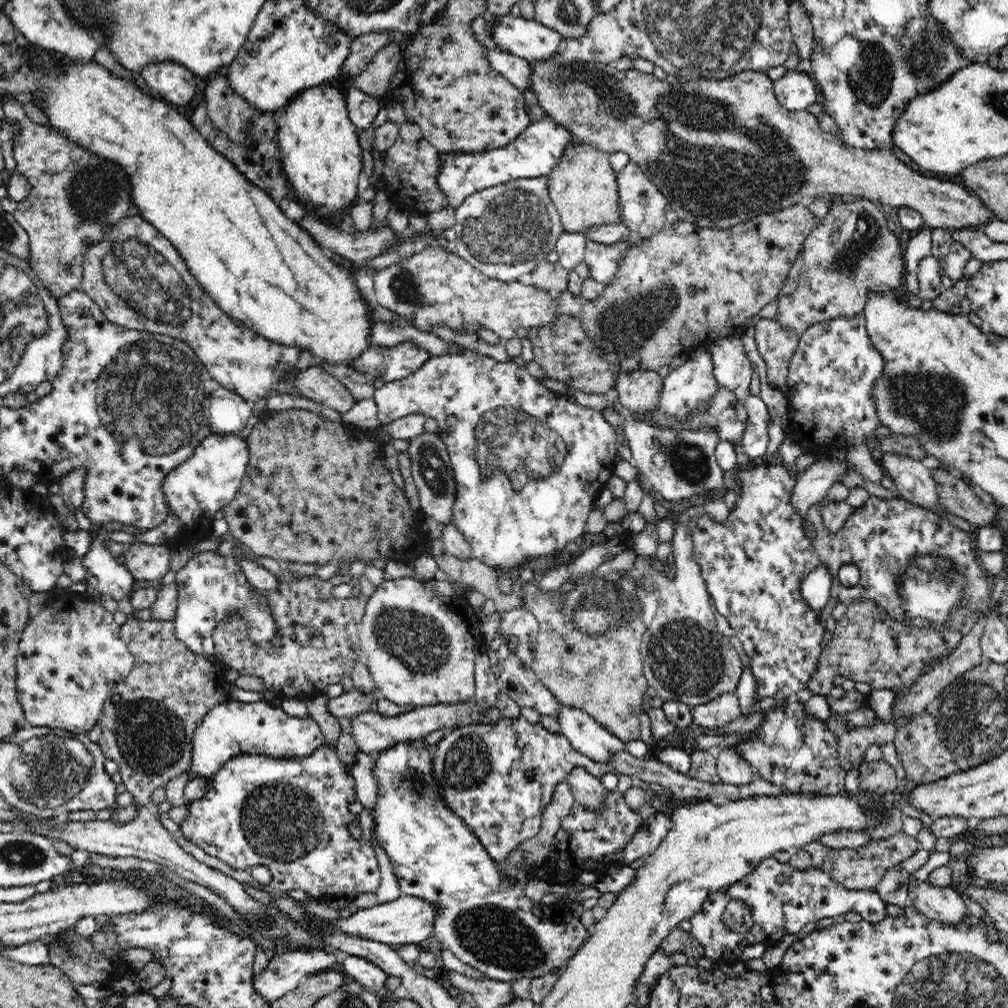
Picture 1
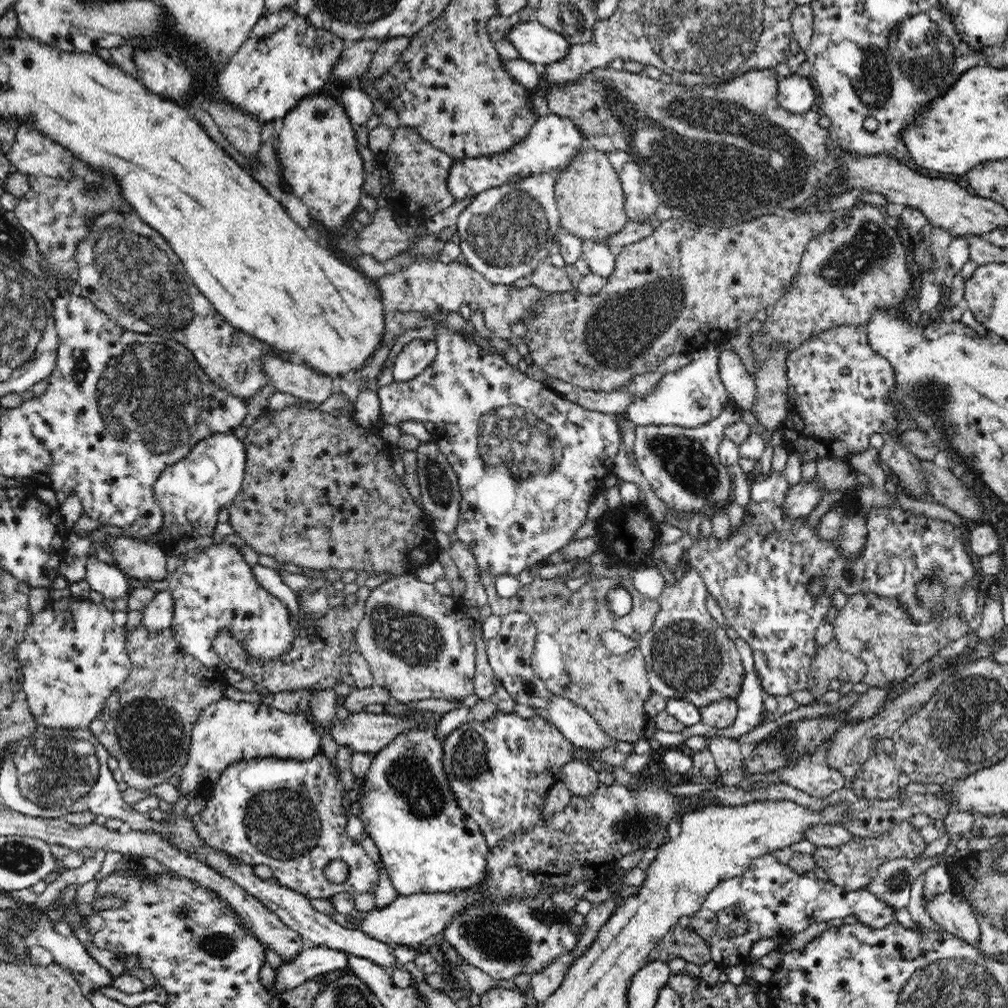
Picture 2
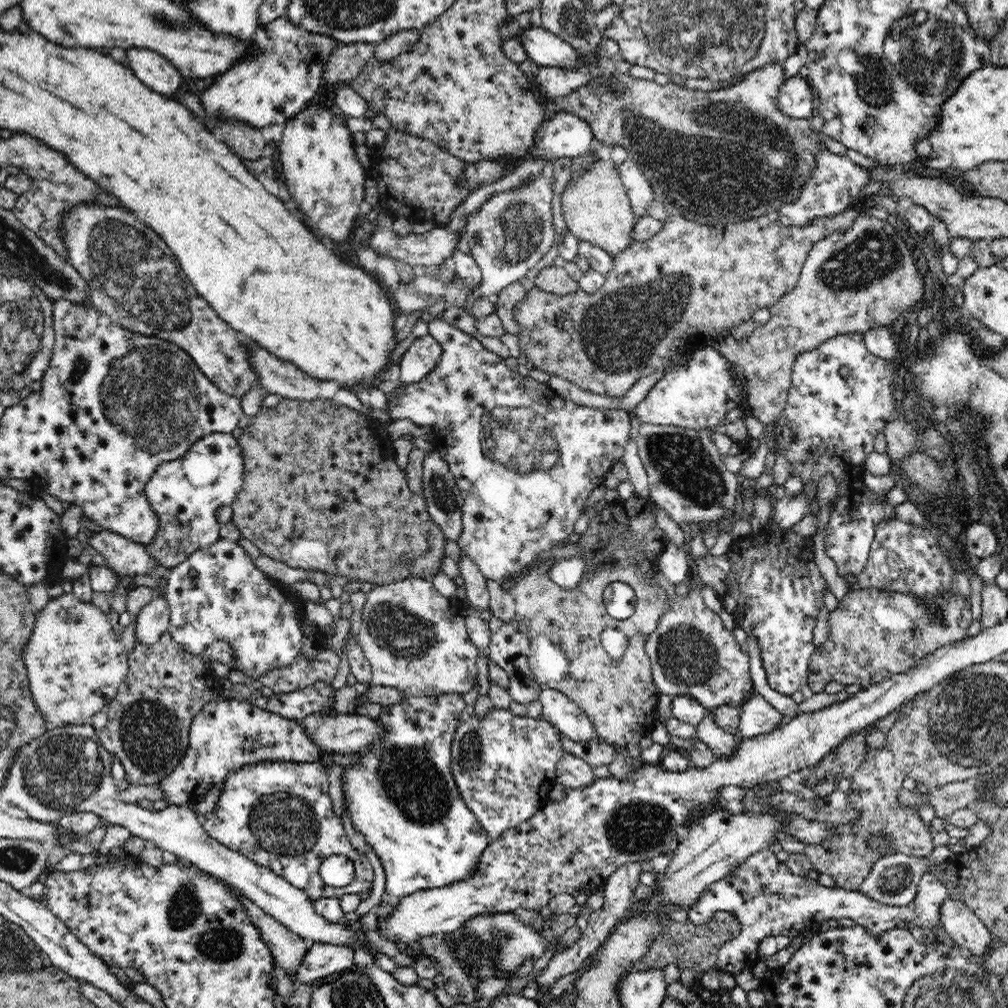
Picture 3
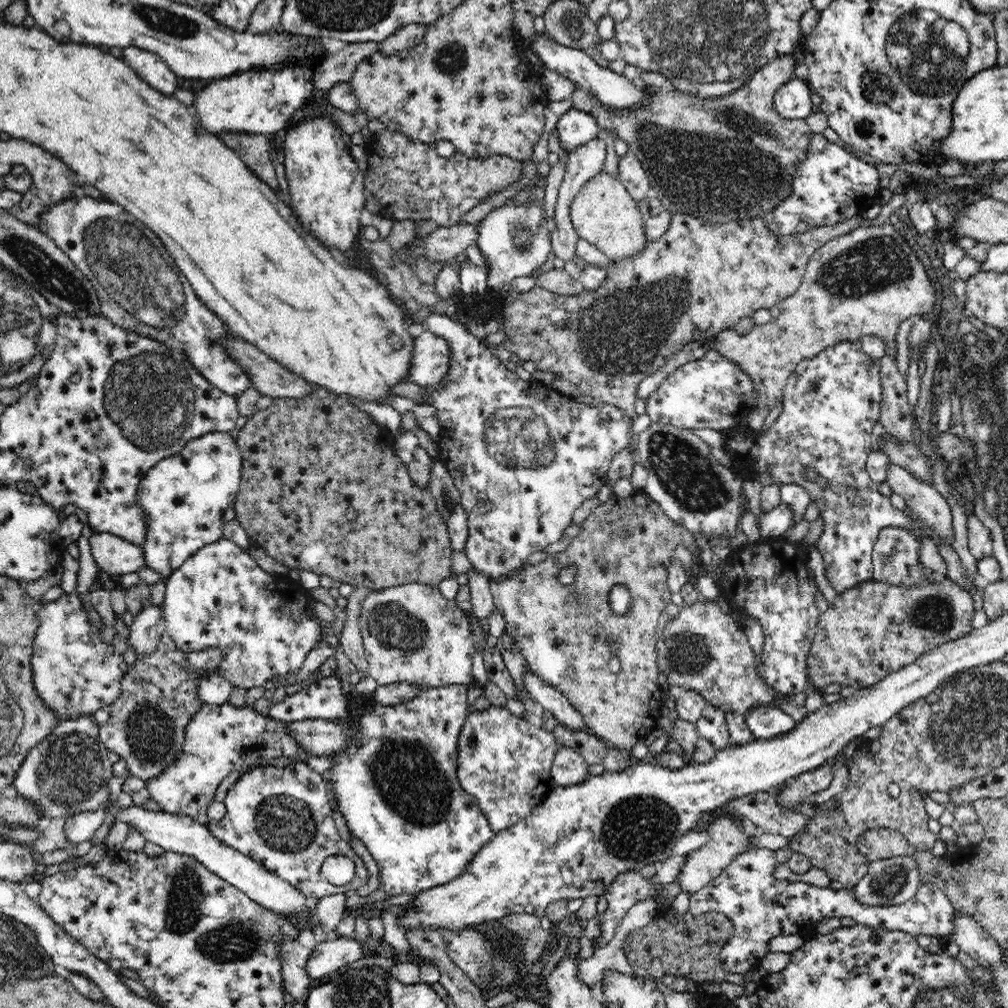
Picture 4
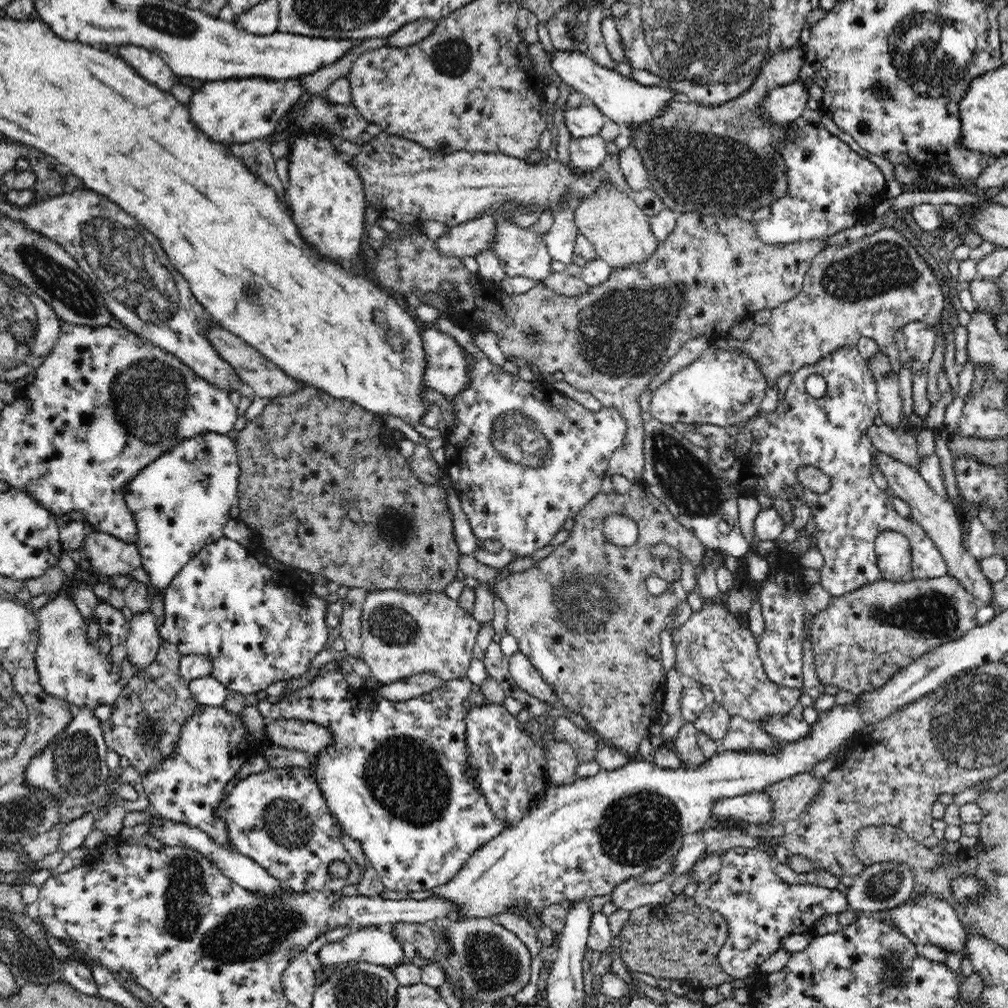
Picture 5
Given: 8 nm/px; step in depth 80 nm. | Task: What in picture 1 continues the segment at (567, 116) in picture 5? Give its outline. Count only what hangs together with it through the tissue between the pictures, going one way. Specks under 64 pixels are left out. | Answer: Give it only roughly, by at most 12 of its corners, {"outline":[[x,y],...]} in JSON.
{"outline":[[546,116],[510,144],[440,153],[450,208],[515,179],[546,177],[575,138]]}

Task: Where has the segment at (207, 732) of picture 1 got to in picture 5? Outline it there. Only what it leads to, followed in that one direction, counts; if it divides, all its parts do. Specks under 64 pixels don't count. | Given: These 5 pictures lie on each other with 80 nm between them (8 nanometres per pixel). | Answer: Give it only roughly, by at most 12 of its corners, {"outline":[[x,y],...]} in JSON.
{"outline":[[199,704],[141,775],[151,811],[233,848],[214,815],[248,742],[242,716]]}

